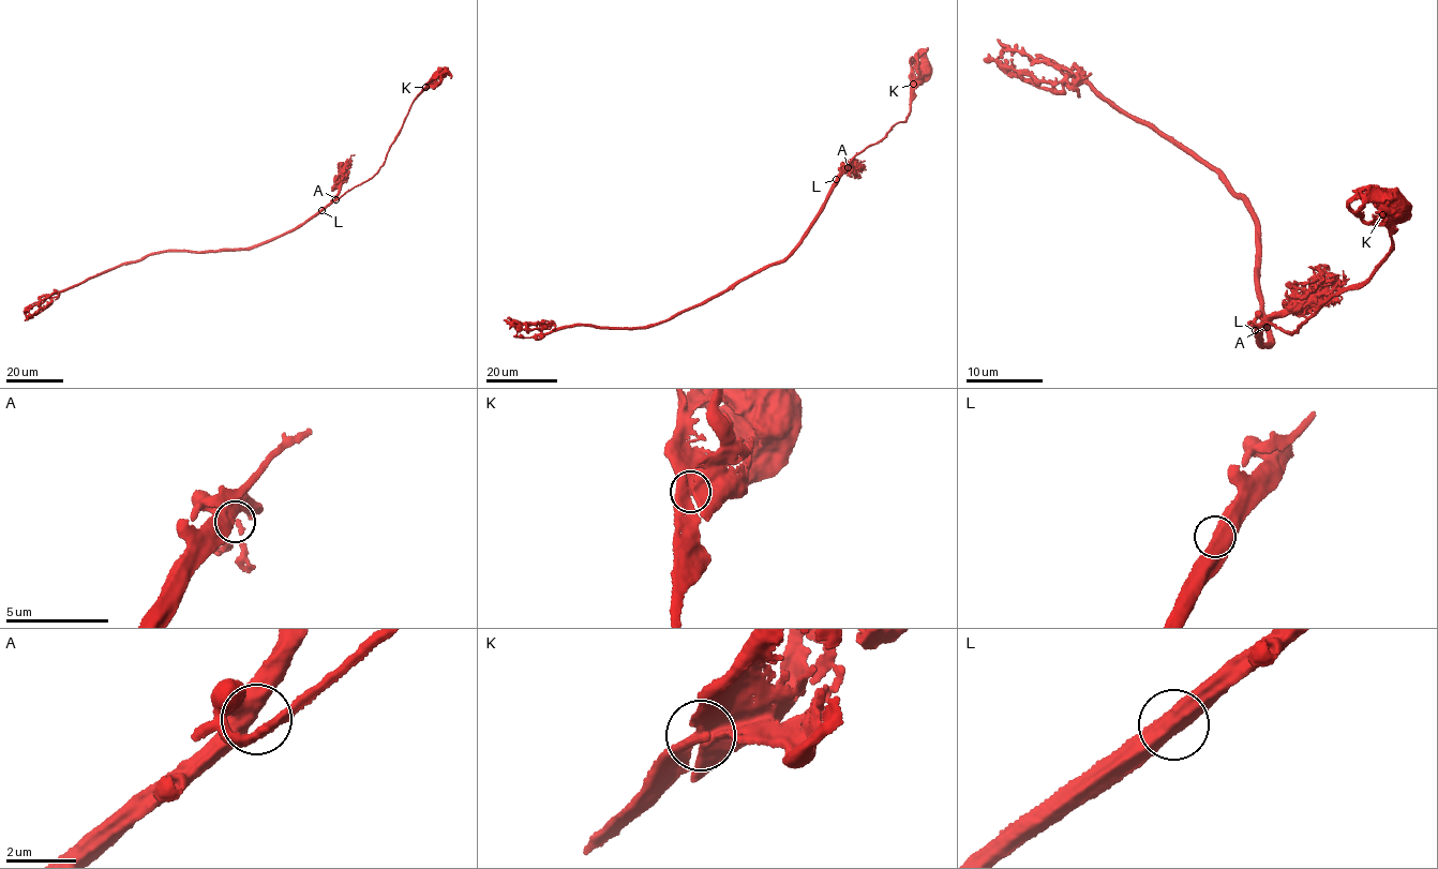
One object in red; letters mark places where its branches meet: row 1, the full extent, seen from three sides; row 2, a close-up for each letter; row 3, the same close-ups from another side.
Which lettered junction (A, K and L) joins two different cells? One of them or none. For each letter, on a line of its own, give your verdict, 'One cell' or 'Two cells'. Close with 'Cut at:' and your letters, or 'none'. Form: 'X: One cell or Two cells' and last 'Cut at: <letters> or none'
A: One cell
K: One cell
L: One cell
Cut at: none

